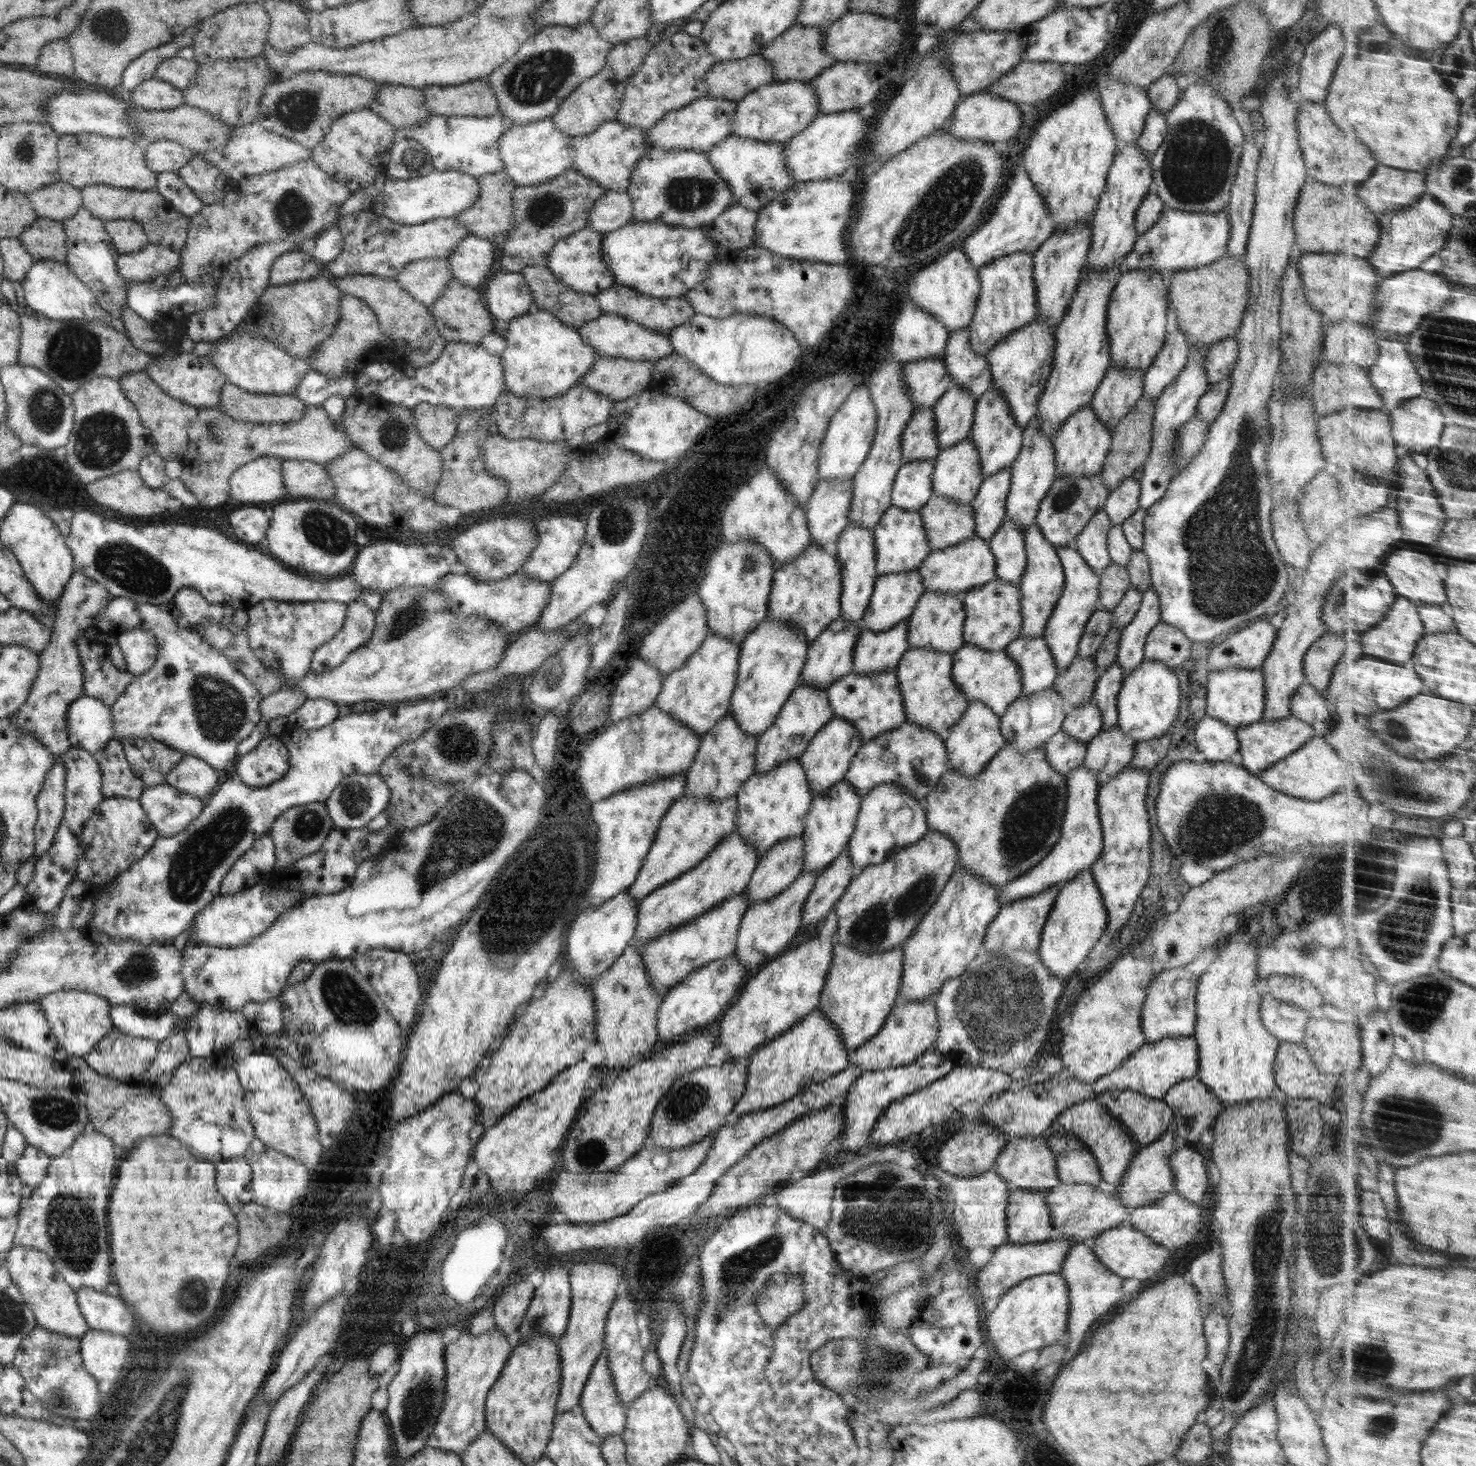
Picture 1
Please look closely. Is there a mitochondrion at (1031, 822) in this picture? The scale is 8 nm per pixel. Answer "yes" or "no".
yes

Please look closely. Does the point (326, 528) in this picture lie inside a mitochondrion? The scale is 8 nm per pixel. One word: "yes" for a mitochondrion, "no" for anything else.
yes

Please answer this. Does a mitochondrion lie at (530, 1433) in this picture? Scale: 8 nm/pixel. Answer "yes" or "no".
no

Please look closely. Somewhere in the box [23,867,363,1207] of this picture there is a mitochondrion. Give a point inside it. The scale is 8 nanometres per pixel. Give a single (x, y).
(53, 1111)

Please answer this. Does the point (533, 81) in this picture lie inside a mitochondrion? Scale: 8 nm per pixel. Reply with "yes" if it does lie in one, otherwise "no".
yes

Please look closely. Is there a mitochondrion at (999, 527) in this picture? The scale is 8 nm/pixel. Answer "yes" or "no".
no

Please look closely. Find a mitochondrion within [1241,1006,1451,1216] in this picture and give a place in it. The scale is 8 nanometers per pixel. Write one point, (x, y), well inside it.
(1403, 1126)

